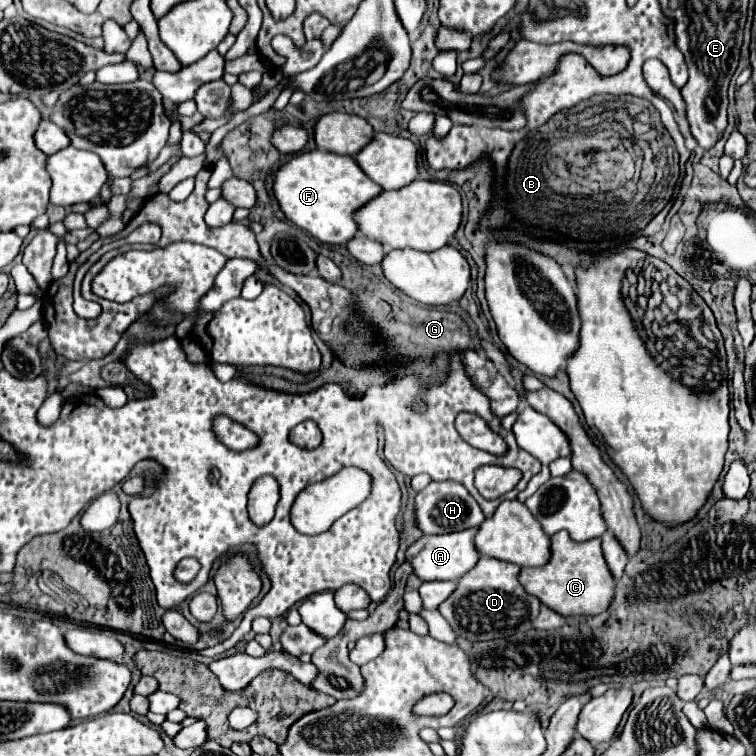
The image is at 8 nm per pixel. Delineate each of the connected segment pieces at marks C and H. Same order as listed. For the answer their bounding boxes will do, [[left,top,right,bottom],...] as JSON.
[[520,531,614,615],[416,481,486,533]]

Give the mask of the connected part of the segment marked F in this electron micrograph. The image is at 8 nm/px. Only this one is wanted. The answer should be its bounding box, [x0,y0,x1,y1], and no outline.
[274,149,382,245]

